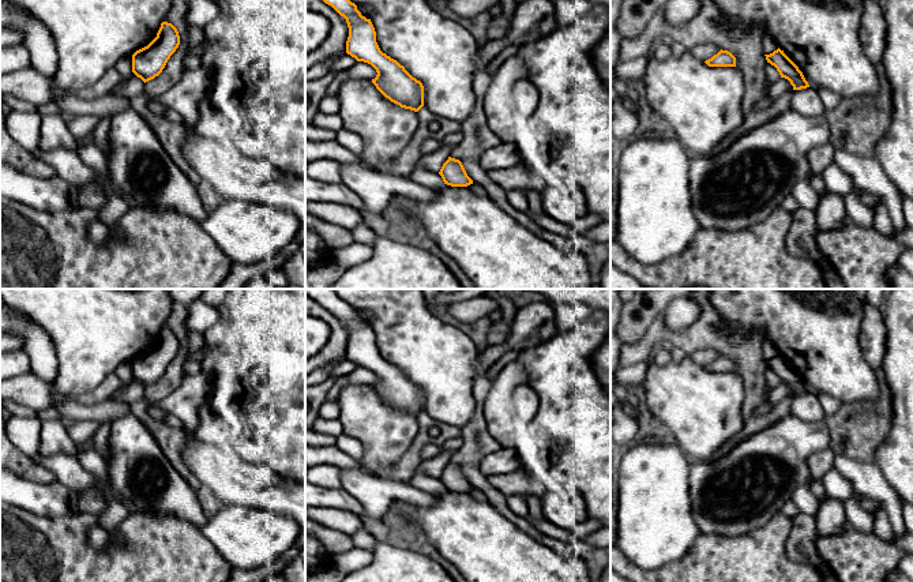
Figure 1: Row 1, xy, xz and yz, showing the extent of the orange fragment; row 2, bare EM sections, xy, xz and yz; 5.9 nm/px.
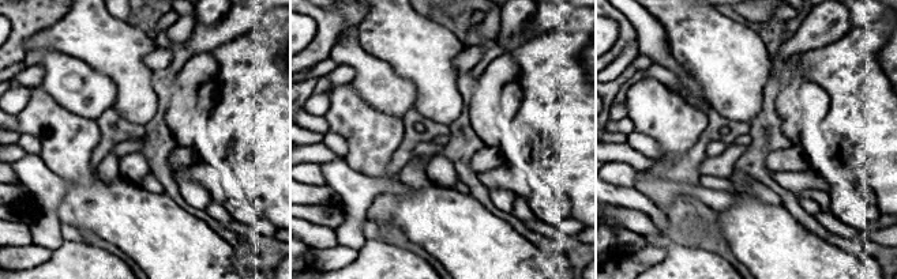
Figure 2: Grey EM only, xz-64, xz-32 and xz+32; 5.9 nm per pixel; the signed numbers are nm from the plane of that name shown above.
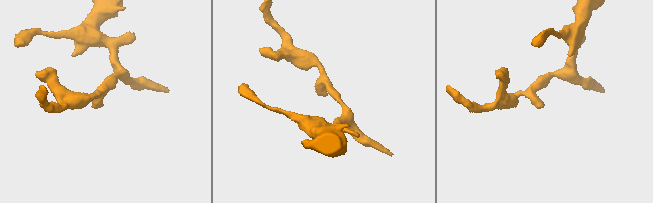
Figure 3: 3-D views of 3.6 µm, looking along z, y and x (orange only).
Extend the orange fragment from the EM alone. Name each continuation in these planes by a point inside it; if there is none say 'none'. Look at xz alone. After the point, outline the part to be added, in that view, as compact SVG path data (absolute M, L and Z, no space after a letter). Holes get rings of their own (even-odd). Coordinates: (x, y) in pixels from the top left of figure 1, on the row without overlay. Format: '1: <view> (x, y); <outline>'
none

